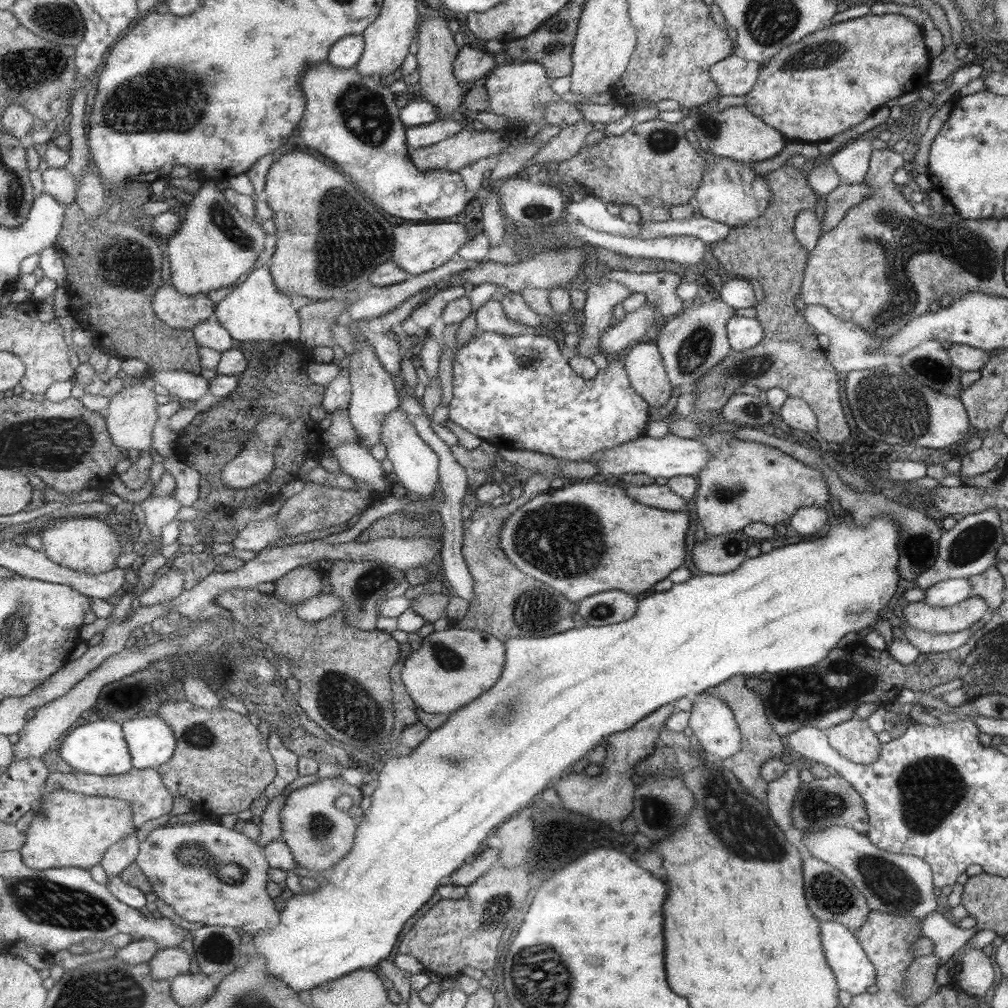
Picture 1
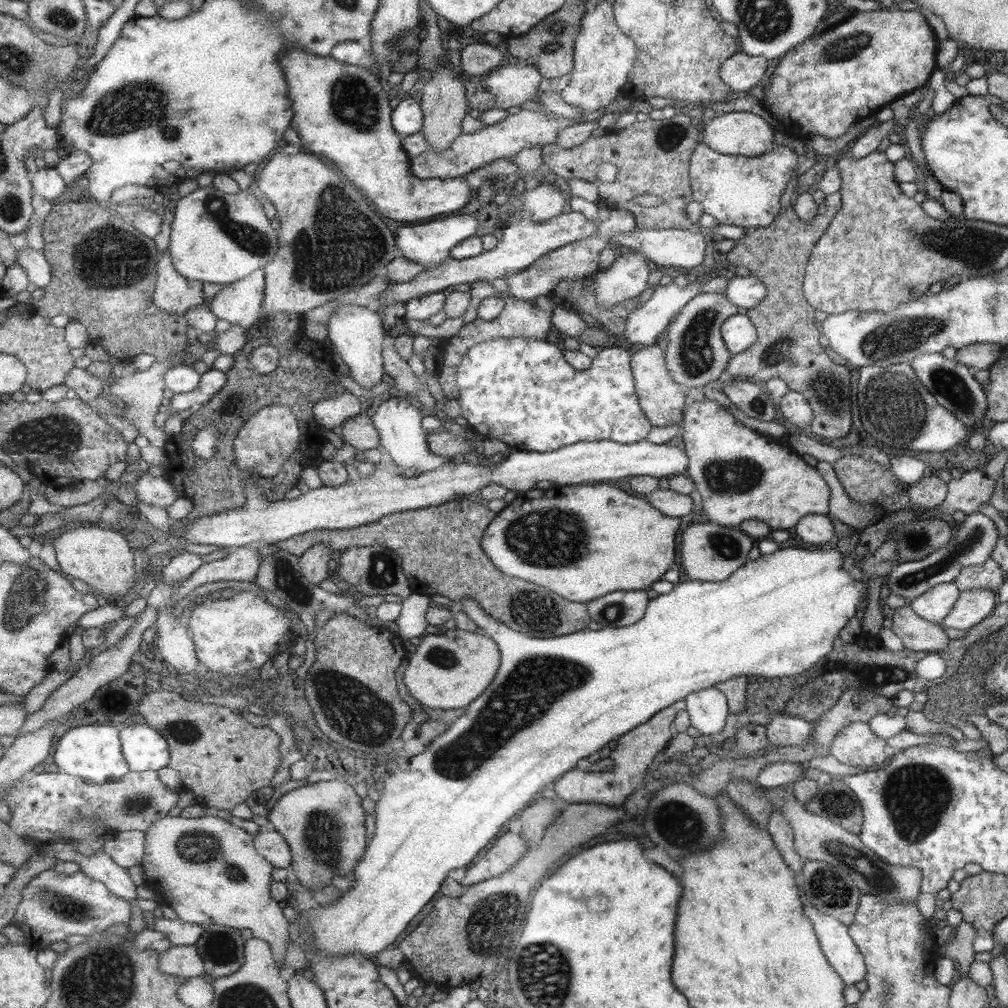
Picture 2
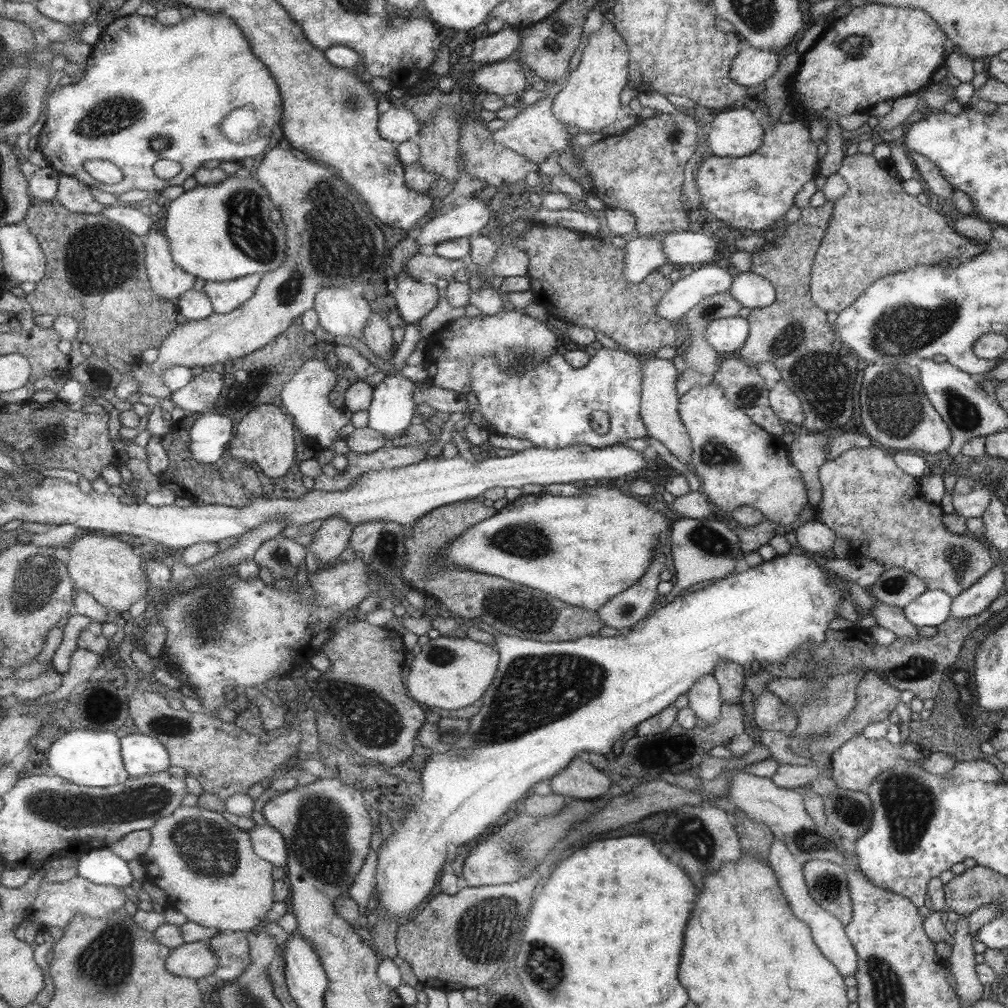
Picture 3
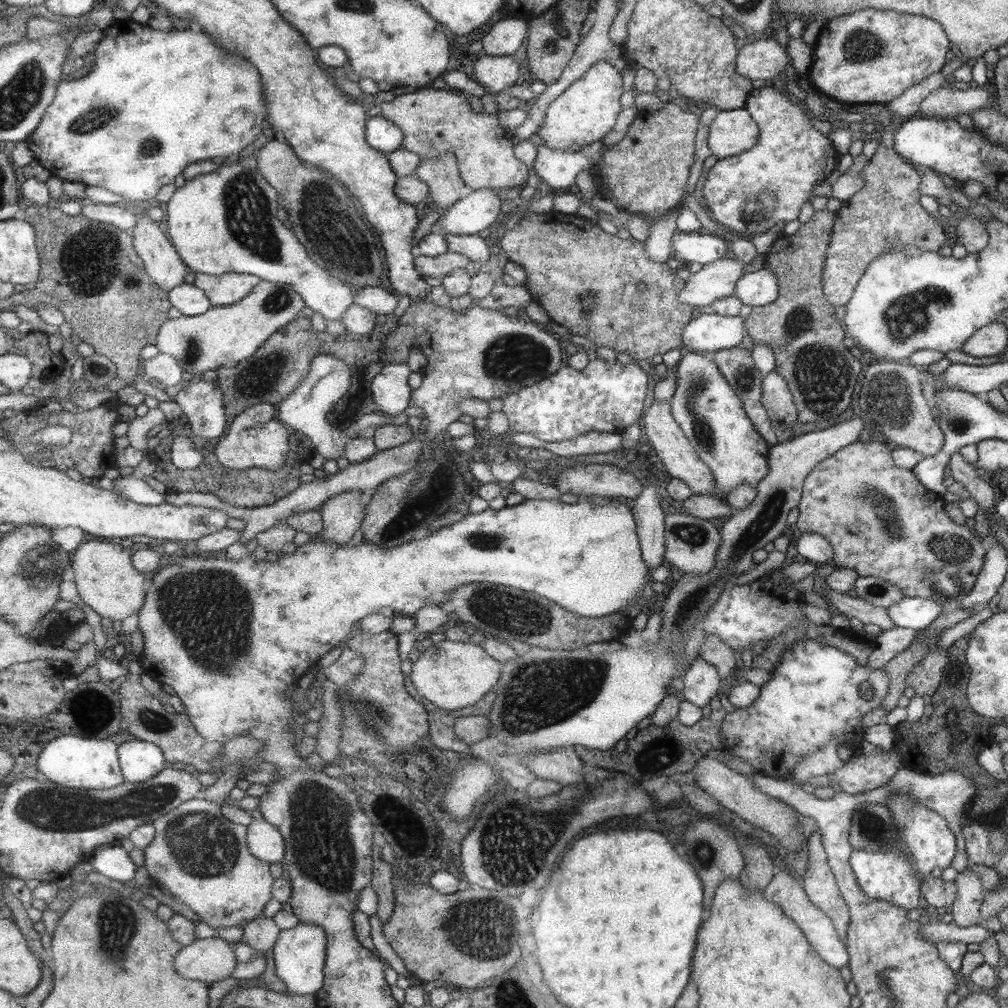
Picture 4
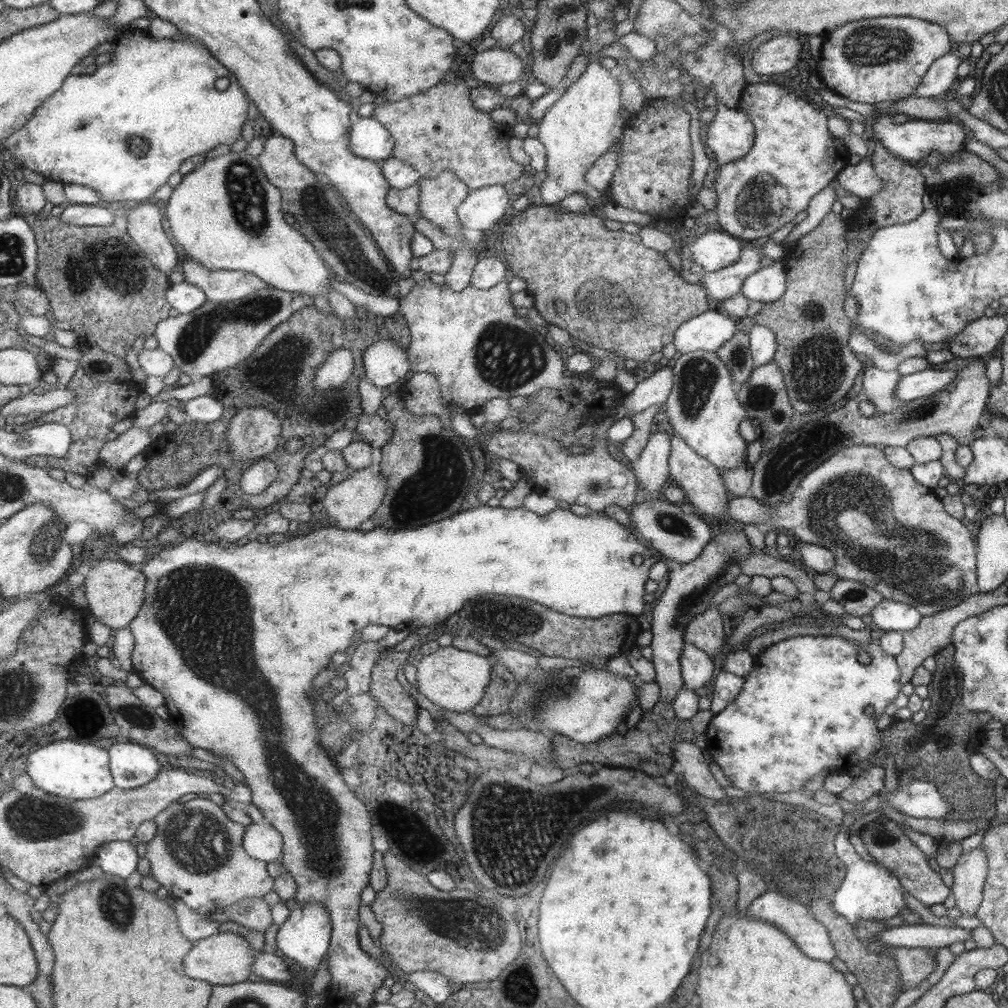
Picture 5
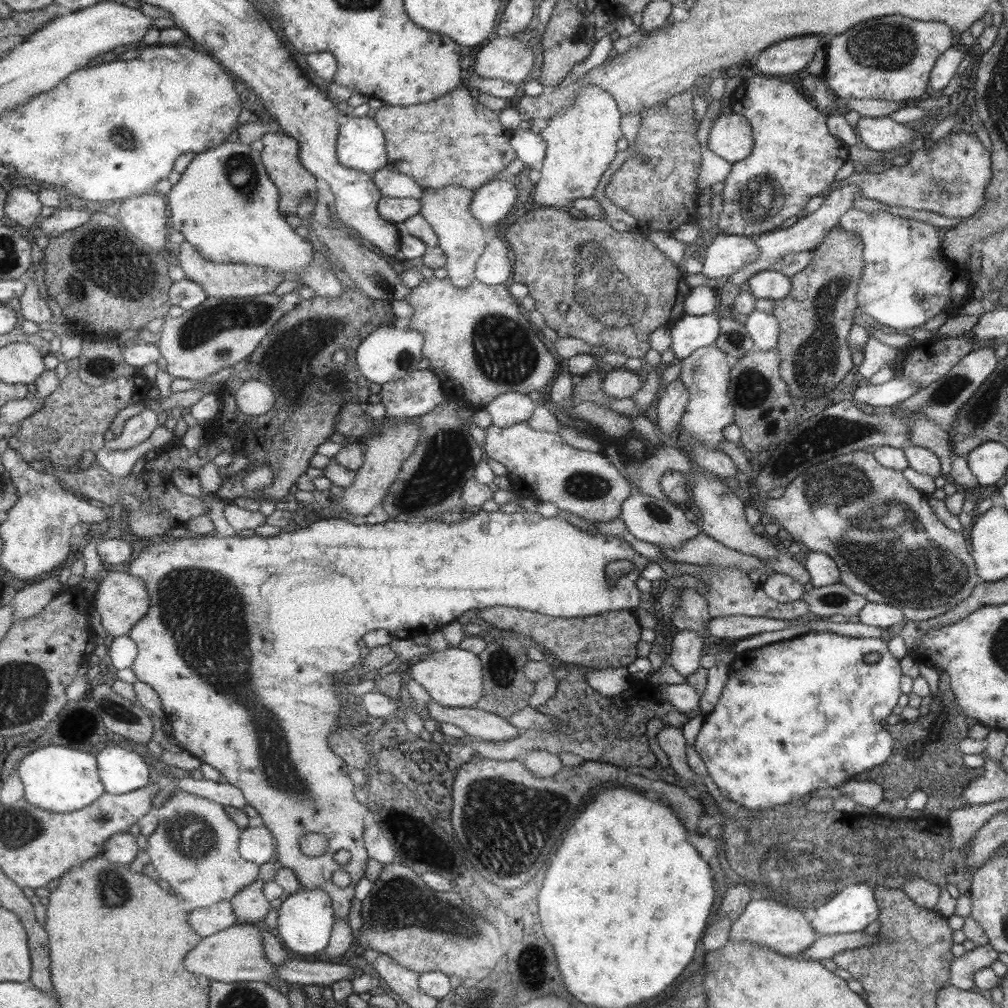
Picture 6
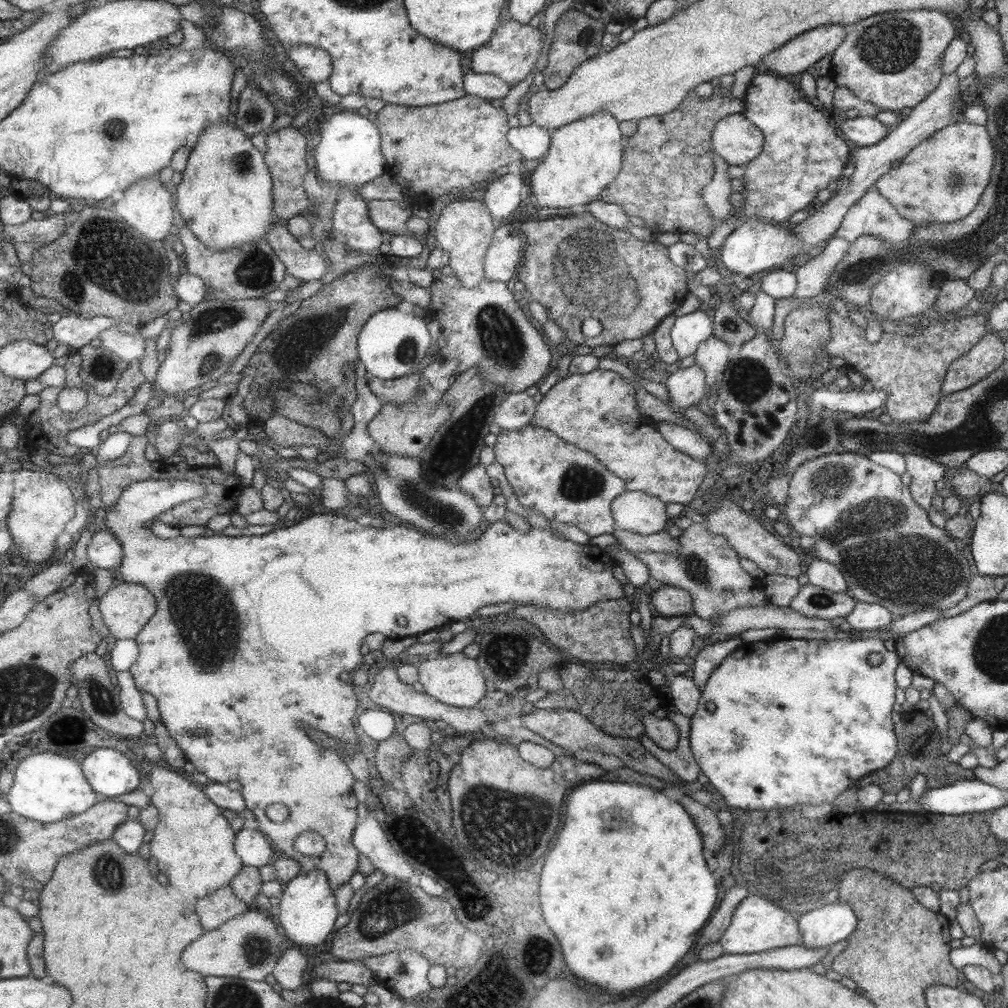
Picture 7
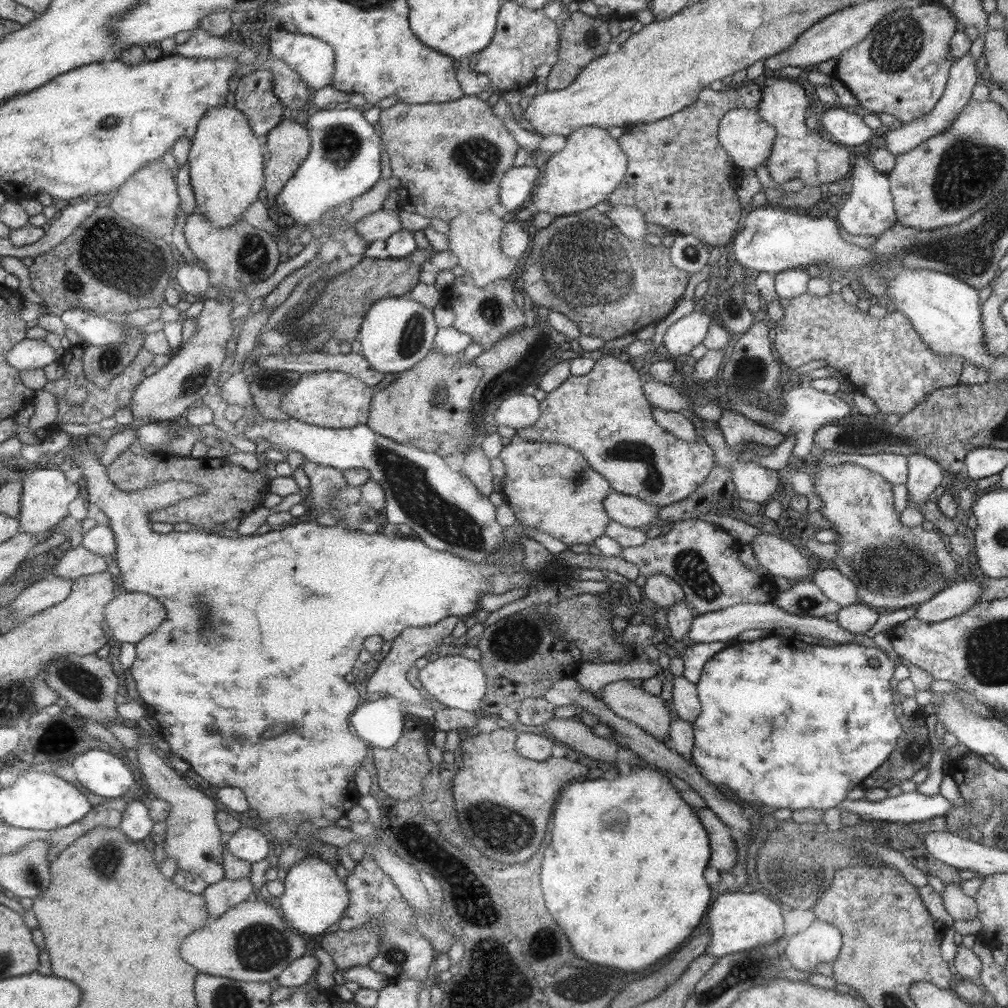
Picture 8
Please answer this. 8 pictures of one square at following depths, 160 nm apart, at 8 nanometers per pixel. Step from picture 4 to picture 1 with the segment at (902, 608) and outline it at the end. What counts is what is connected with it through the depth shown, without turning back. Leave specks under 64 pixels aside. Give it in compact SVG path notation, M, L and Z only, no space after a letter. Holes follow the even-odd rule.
M951 578L933 583L925 591L922 602L929 607L951 606L972 597L969 579Z

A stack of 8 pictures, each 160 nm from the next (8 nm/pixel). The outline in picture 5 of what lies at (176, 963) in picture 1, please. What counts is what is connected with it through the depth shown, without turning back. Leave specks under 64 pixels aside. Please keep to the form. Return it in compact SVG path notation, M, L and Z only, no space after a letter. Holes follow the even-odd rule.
M219 932L209 938L199 939L193 950L185 957L185 972L200 981L212 982L214 985L231 986L249 980L253 974L253 965L257 951L252 944L240 934Z

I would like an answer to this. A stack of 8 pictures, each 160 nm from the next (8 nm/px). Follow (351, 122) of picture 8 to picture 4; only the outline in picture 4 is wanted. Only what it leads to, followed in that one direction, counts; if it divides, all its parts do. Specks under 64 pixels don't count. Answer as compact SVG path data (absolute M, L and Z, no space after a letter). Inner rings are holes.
M378 114L369 118L368 140L373 149L389 155L403 148L405 135L393 121Z

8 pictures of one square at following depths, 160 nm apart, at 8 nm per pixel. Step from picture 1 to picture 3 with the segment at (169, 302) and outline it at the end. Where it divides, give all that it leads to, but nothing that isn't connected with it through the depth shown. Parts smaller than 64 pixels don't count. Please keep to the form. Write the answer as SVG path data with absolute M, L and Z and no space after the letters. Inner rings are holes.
M151 229L145 242L148 244L148 275L152 287L161 298L178 304L180 296L195 286L197 277L183 270L174 261L168 236Z

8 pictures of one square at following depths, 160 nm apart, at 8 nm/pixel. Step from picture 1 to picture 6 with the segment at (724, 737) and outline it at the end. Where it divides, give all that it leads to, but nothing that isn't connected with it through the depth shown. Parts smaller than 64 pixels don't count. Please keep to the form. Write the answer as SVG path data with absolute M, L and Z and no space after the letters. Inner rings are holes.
M690 630L675 631L672 635L671 644L669 644L671 647L669 664L683 677L691 675L699 667L698 660L703 648L701 638L696 632Z

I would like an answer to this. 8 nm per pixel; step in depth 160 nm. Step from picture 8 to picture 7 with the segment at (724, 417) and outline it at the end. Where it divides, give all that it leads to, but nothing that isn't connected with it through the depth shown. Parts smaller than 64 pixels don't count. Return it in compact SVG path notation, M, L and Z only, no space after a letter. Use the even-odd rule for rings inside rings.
M598 368L585 374L567 374L539 400L533 418L529 425L552 431L564 439L566 443L573 443L581 450L595 455L601 466L612 471L617 478L624 479L625 491L641 491L654 496L661 502L676 502L686 505L706 483L710 477L707 463L694 459L691 455L683 454L673 447L661 433L657 434L651 426L650 420L641 420L635 391L615 371L599 370Z

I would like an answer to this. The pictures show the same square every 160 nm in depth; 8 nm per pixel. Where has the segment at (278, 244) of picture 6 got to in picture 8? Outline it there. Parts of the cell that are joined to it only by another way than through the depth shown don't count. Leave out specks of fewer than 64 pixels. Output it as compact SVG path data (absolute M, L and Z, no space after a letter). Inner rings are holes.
M223 106L209 112L201 120L196 137L192 140L190 152L190 184L195 194L196 211L203 213L215 227L224 229L243 219L244 212L259 199L261 189L266 185L266 163L263 158L262 141L249 126L247 116L231 106Z

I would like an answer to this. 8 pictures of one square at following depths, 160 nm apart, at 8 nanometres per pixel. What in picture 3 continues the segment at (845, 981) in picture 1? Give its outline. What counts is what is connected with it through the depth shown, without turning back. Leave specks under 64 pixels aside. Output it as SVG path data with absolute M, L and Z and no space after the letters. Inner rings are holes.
M775 840L770 846L767 857L769 868L775 871L776 878L779 879L780 890L783 891L784 898L788 901L792 913L796 915L801 922L806 923L811 930L813 941L833 966L842 975L851 976L857 970L857 958L855 948L852 946L848 935L844 933L844 925L835 917L829 914L824 907L820 907L808 893L807 884L804 882L804 875L801 864L797 863L796 858L788 850L783 842Z

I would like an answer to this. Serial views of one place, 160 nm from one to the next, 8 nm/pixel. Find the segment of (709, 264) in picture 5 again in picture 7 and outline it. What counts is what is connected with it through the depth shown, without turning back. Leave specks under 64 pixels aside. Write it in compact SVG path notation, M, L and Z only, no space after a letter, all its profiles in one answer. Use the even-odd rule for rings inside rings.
M763 219L745 221L744 224L737 225L736 229L725 238L723 245L719 247L721 249L719 260L731 272L739 272L745 276L763 270L775 271L783 262L794 257L799 249L799 242L791 234L789 227L793 225L769 223Z

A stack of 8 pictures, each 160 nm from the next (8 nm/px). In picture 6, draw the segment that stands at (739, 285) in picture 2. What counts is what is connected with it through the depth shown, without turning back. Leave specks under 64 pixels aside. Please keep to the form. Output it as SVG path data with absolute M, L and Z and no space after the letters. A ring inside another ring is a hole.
M769 268L745 280L744 289L749 290L755 298L779 301L790 291L790 277Z

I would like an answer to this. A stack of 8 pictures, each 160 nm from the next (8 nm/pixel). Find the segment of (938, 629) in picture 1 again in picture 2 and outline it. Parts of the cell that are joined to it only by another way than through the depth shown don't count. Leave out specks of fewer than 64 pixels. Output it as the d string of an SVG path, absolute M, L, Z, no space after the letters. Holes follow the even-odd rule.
M991 590L959 592L959 598L941 622L941 626L966 631L989 617L993 608L996 608L995 593Z

